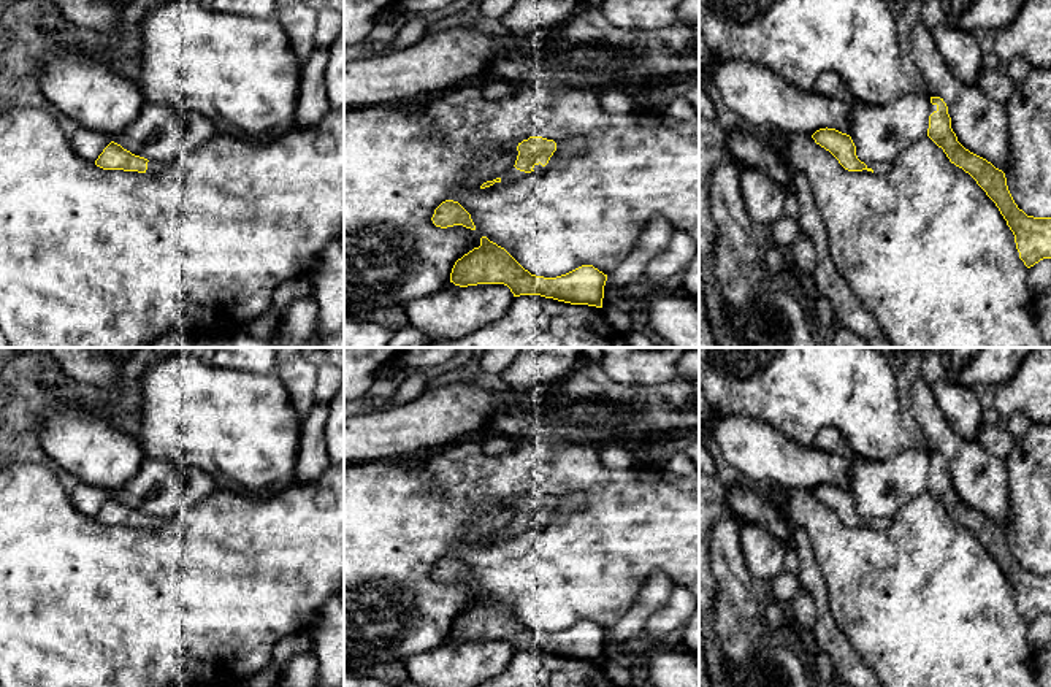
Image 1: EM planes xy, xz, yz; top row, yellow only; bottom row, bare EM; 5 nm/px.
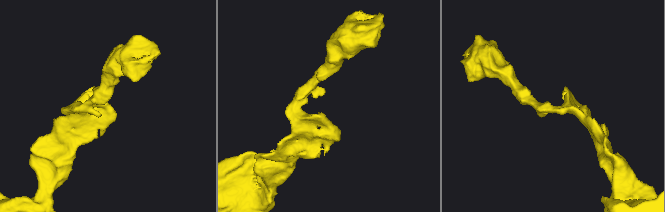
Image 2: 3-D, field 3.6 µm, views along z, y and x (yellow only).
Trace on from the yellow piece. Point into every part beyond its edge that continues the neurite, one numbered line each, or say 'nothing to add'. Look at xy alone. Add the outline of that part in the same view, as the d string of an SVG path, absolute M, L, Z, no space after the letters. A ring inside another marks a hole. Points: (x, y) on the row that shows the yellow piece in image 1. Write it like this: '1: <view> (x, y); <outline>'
1: xy (154, 167); M149 160L146 173L157 175L168 168L168 163Z

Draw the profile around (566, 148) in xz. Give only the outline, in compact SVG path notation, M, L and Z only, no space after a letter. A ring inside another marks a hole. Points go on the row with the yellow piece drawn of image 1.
M582 135L561 138L555 143L556 143L556 151L553 152L553 155L550 157L545 167L571 160L580 155L587 146L587 140Z

